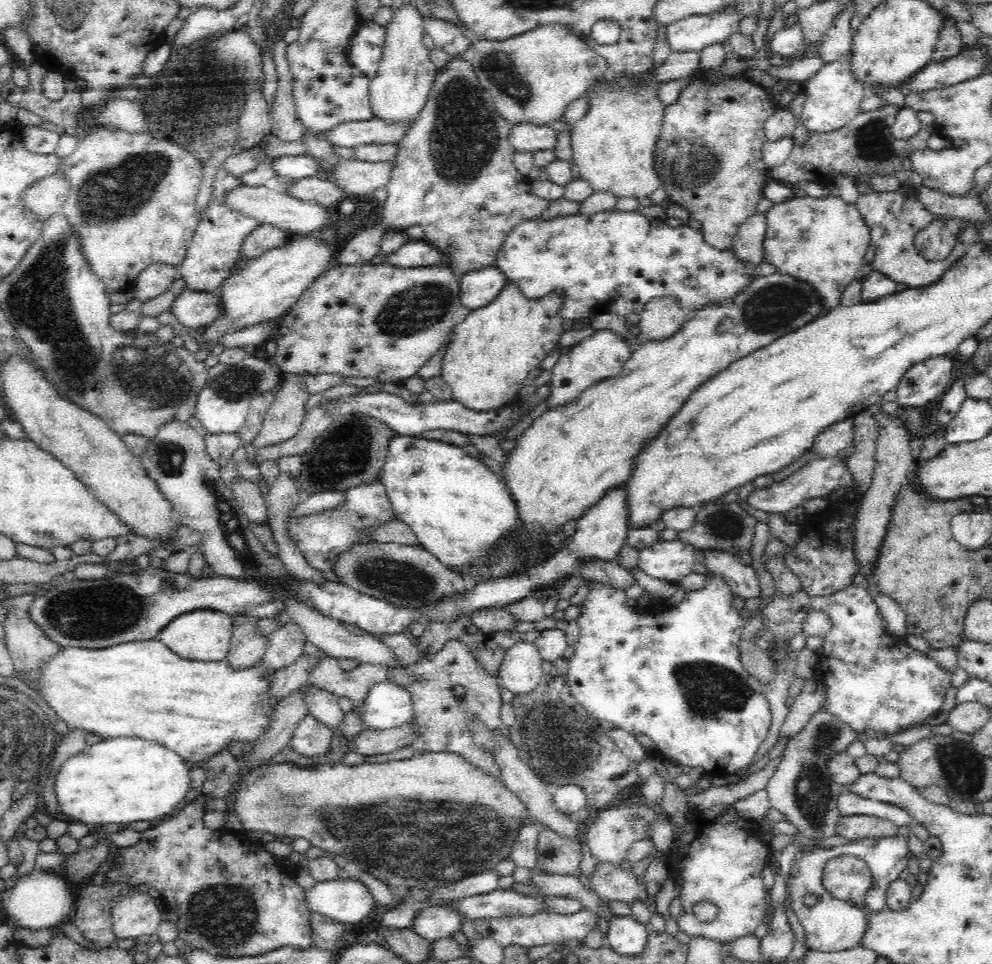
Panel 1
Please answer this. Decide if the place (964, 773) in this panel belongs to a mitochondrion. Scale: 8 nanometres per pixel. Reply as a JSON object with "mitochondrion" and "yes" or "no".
{"mitochondrion":"yes"}

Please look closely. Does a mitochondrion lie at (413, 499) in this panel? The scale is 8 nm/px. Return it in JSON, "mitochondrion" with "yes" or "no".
{"mitochondrion":"no"}

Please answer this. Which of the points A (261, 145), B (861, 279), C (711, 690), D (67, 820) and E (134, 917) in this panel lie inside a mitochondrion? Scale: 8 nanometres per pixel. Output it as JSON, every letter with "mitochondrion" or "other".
{"A":"other","B":"other","C":"mitochondrion","D":"other","E":"other"}

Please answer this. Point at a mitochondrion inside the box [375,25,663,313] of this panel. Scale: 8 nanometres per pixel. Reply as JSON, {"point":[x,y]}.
{"point":[465,137]}

